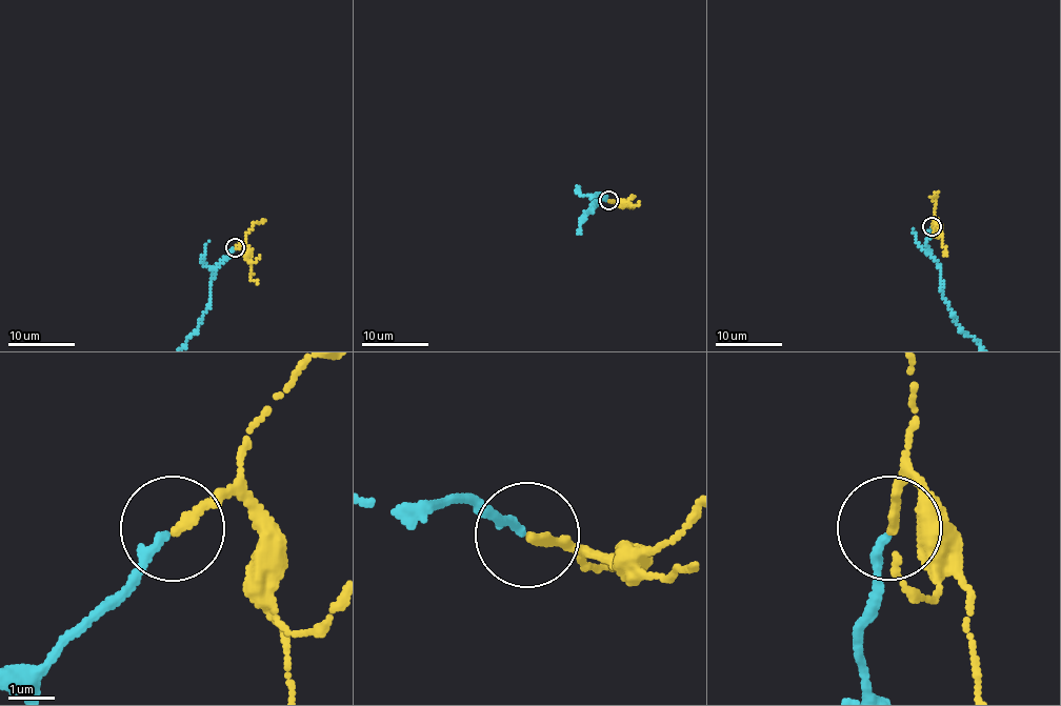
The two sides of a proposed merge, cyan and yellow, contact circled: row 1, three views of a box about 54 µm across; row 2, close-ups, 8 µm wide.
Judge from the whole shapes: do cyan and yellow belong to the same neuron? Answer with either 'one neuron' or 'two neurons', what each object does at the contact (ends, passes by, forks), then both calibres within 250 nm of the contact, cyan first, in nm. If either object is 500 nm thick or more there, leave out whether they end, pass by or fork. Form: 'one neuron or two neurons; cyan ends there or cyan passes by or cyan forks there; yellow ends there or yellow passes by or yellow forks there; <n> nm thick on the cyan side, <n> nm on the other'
one neuron; cyan ends there; yellow ends there; 180 nm thick on the cyan side, 200 nm on the other

